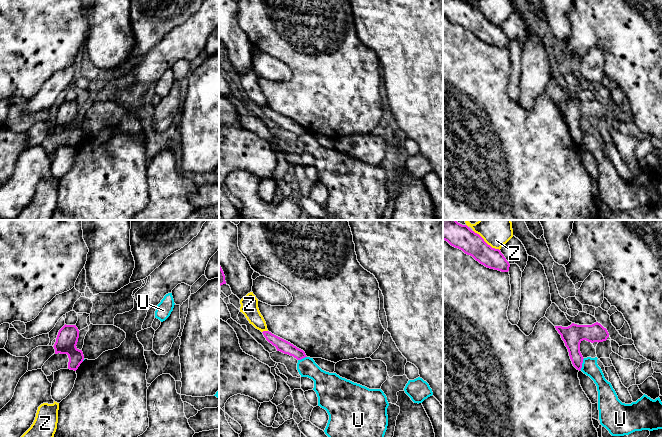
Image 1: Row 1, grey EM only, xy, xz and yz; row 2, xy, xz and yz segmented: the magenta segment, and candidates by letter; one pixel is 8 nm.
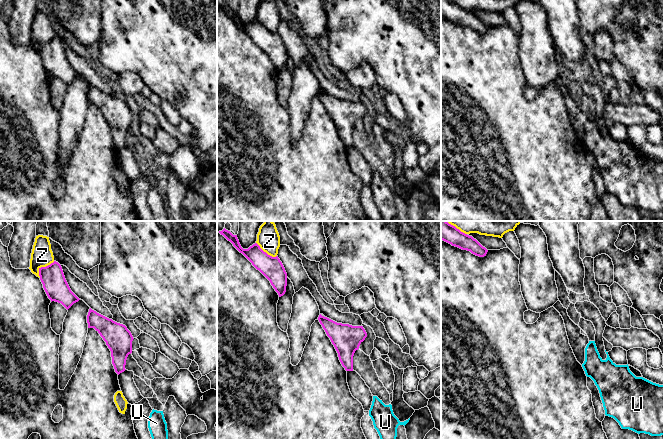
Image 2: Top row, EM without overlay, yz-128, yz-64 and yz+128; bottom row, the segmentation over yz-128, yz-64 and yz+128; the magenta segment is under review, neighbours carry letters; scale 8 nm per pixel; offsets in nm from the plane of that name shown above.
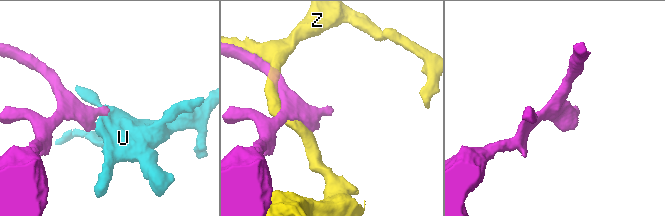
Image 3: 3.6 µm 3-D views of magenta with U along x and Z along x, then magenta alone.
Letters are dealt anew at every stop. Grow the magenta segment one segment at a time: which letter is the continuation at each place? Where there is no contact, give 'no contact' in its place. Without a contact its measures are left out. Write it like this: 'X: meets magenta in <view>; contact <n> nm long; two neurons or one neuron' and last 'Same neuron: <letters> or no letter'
U: meets magenta in yz; contact 100 nm long; two neurons
Z: meets magenta in yz; contact 280 nm long; two neurons
Same neuron: no letter

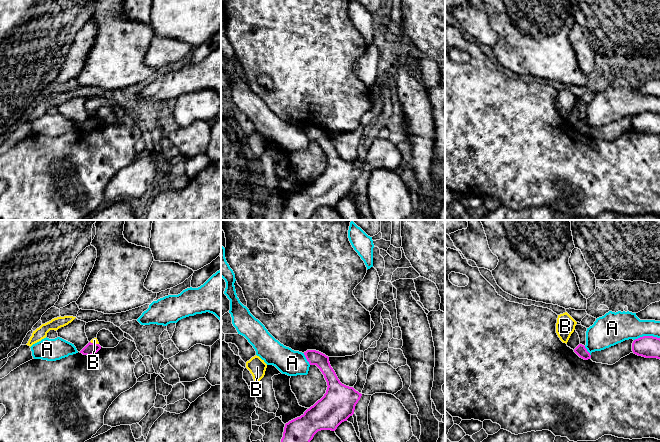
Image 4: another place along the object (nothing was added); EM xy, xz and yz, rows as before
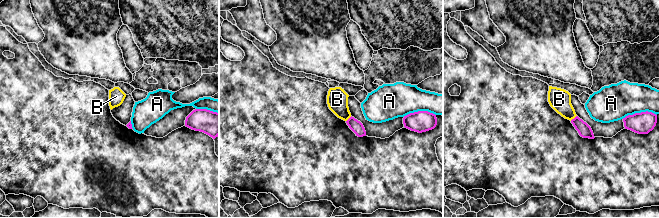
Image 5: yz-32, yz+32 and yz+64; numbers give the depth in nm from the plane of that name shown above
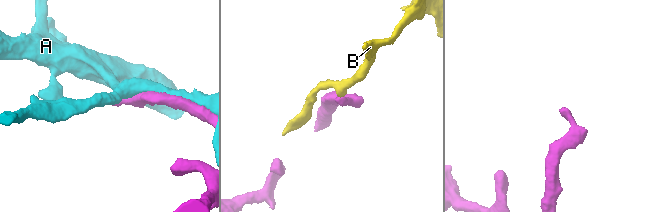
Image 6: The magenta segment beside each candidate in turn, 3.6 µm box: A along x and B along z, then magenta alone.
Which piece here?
A: meets magenta in yz; contact 200 nm long; two neurons
B: meets magenta in xy; contact 80 nm long; two neurons
Same neuron: no letter

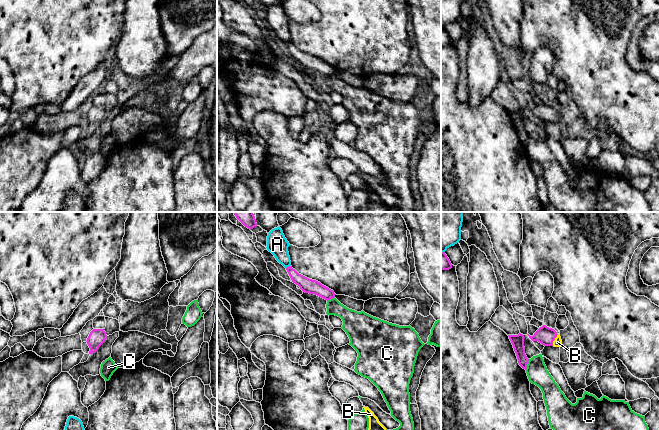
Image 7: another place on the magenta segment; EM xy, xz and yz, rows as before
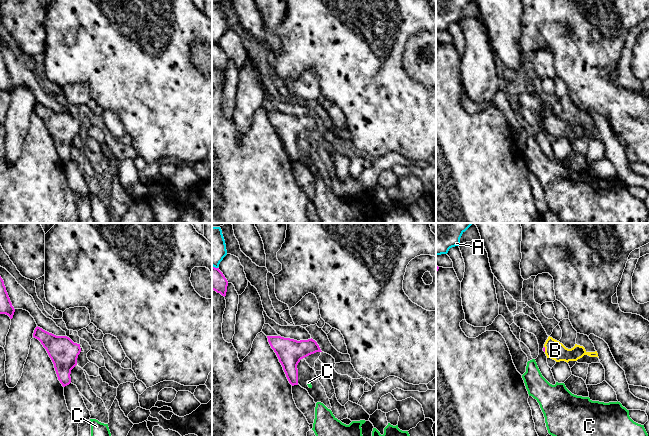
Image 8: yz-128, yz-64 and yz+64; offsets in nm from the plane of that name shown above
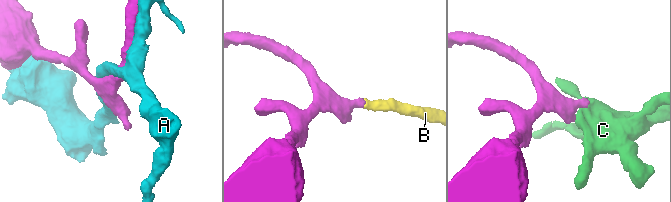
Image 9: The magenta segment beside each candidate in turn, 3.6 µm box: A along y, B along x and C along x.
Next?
A: meets magenta in xz; contact 50 nm long; two neurons
B: meets magenta in yz; contact 110 nm long; one neuron
C: meets magenta in yz; contact 90 nm long; two neurons
Same neuron: B

